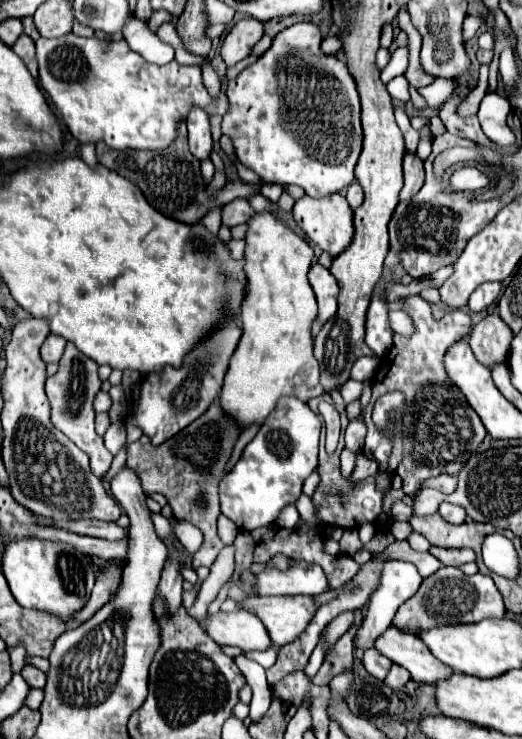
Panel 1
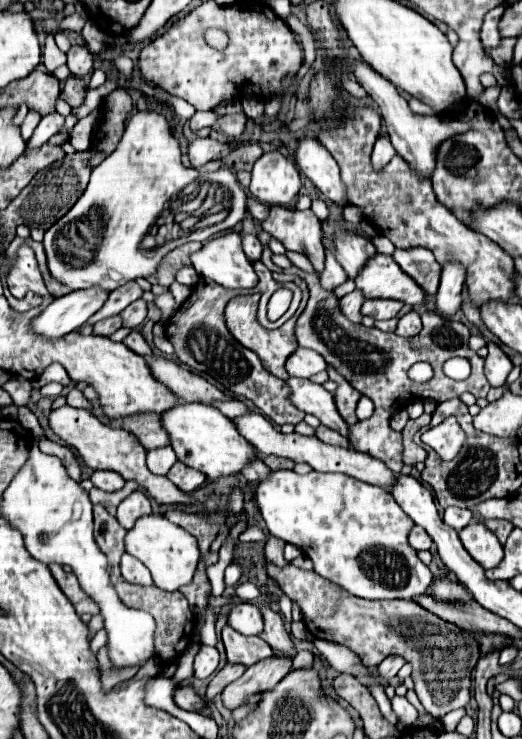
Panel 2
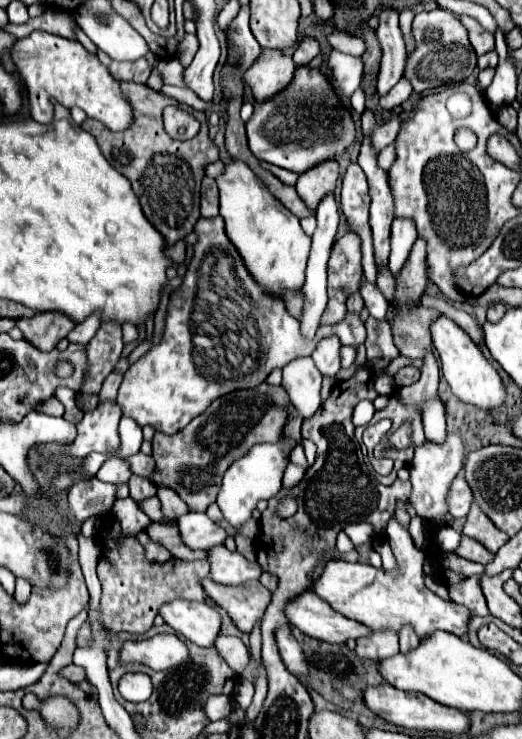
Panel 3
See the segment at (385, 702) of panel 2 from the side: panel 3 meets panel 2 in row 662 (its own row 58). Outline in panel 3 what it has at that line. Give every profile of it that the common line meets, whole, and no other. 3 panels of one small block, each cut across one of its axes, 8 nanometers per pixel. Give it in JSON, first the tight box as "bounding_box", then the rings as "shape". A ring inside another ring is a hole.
{"bounding_box":[328,50,364,98],"shape":[[[332,50],[328,56],[328,66],[332,70],[332,82],[340,96],[348,98],[362,84],[364,78],[364,62],[362,58],[354,58]]]}

